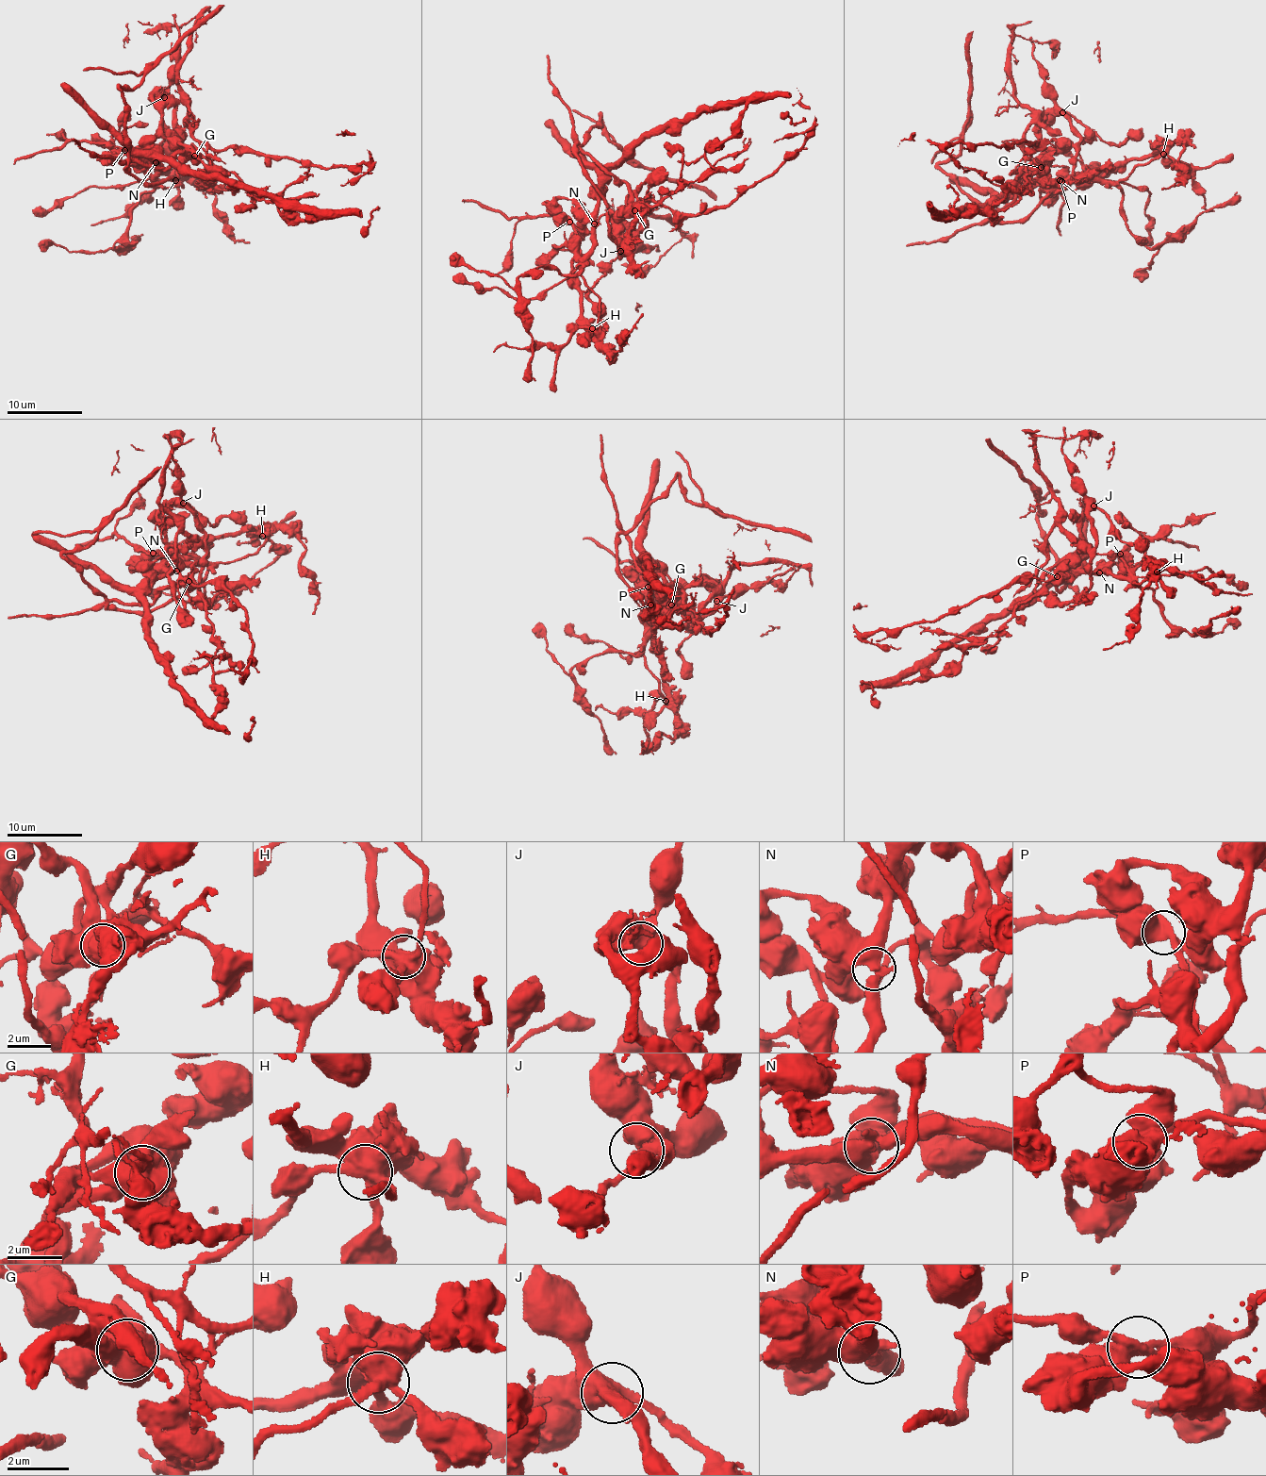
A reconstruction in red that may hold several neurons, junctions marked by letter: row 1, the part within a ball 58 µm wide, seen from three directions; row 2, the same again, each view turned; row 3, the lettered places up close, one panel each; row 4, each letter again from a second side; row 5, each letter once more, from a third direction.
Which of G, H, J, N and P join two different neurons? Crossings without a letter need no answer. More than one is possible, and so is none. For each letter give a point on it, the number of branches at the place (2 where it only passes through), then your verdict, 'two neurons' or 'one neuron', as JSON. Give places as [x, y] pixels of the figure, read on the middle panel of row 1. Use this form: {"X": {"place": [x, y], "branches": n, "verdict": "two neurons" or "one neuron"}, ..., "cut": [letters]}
{"G": {"place": [634, 210], "branches": 4, "verdict": "two neurons"}, "H": {"place": [592, 328], "branches": 4, "verdict": "two neurons"}, "J": {"place": [620, 251], "branches": 3, "verdict": "one neuron"}, "N": {"place": [594, 223], "branches": 2, "verdict": "one neuron"}, "P": {"place": [569, 222], "branches": 2, "verdict": "two neurons"}, "cut": ["G", "H", "P"]}

